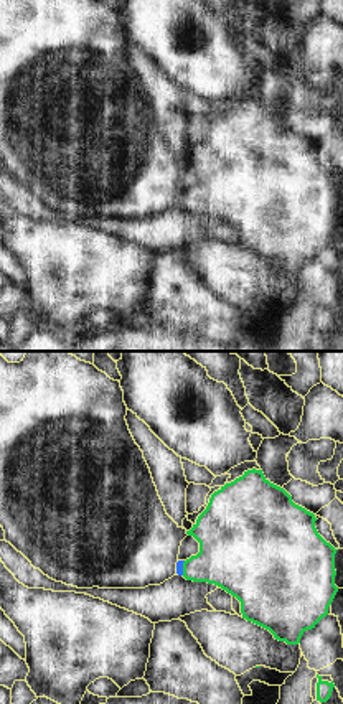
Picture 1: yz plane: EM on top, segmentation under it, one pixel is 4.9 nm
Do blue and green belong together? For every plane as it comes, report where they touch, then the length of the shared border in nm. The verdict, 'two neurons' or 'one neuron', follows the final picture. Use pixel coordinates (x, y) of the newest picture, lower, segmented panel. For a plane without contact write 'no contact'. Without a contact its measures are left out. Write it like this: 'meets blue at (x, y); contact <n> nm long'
meets blue at (182, 567); contact 70 nm long

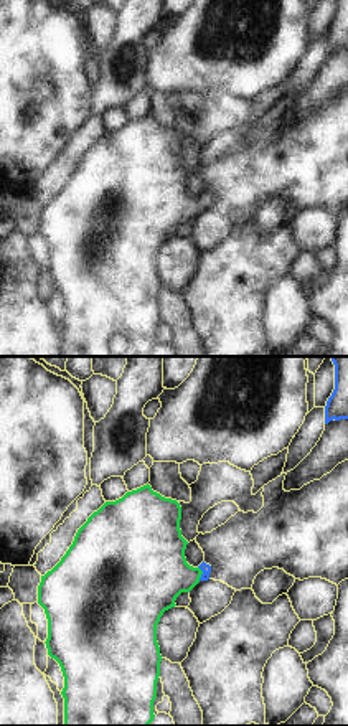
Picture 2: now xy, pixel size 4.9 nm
meets blue at (203, 573); contact 70 nm long

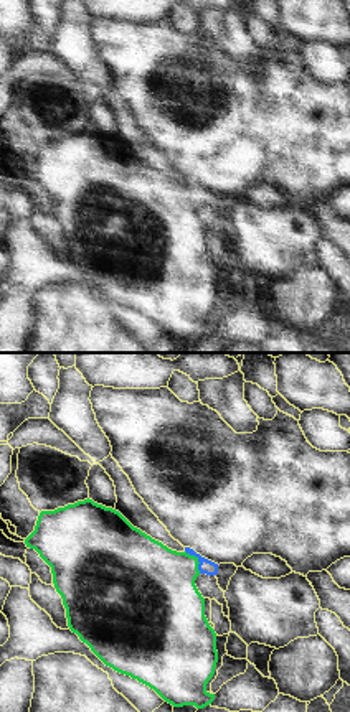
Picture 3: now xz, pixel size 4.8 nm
meets blue at (198, 561); contact 130 nm long

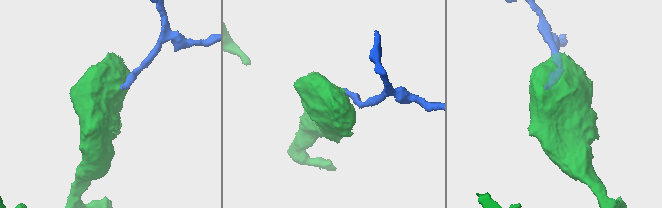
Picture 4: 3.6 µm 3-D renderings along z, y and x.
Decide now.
one neuron

